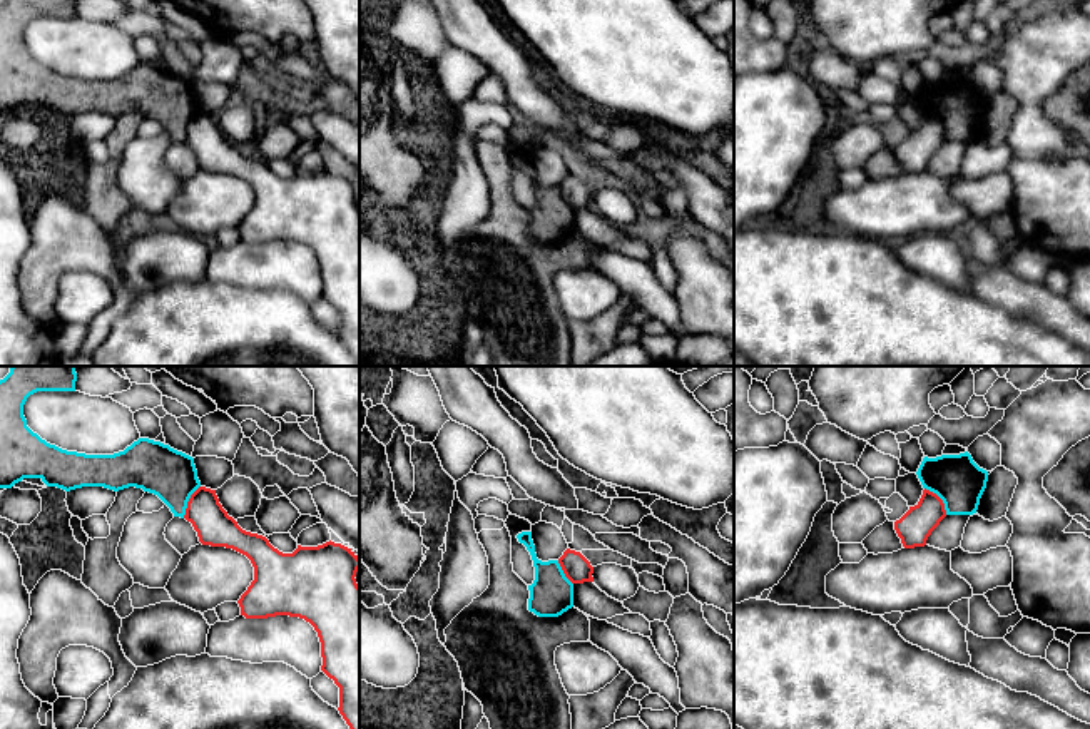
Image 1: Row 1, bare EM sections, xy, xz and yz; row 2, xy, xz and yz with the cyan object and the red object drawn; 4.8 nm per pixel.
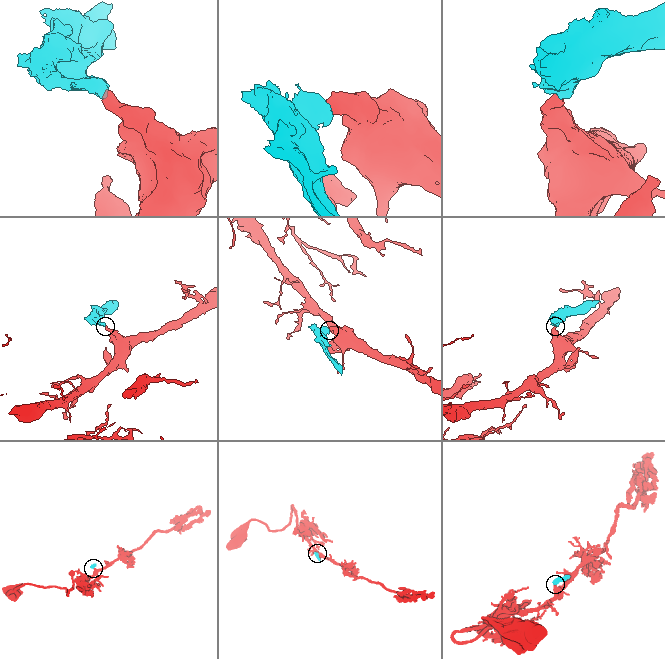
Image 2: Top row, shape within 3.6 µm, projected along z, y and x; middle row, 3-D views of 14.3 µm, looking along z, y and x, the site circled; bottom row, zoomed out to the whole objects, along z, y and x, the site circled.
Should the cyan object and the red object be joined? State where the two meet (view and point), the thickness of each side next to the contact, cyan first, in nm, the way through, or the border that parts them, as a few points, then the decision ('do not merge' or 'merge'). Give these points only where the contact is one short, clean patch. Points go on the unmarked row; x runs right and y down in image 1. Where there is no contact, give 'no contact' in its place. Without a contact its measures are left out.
contact xy (188, 126); calibres 240 and 180 nm; border xy (199, 111), (191, 121), (183, 142); do not merge

